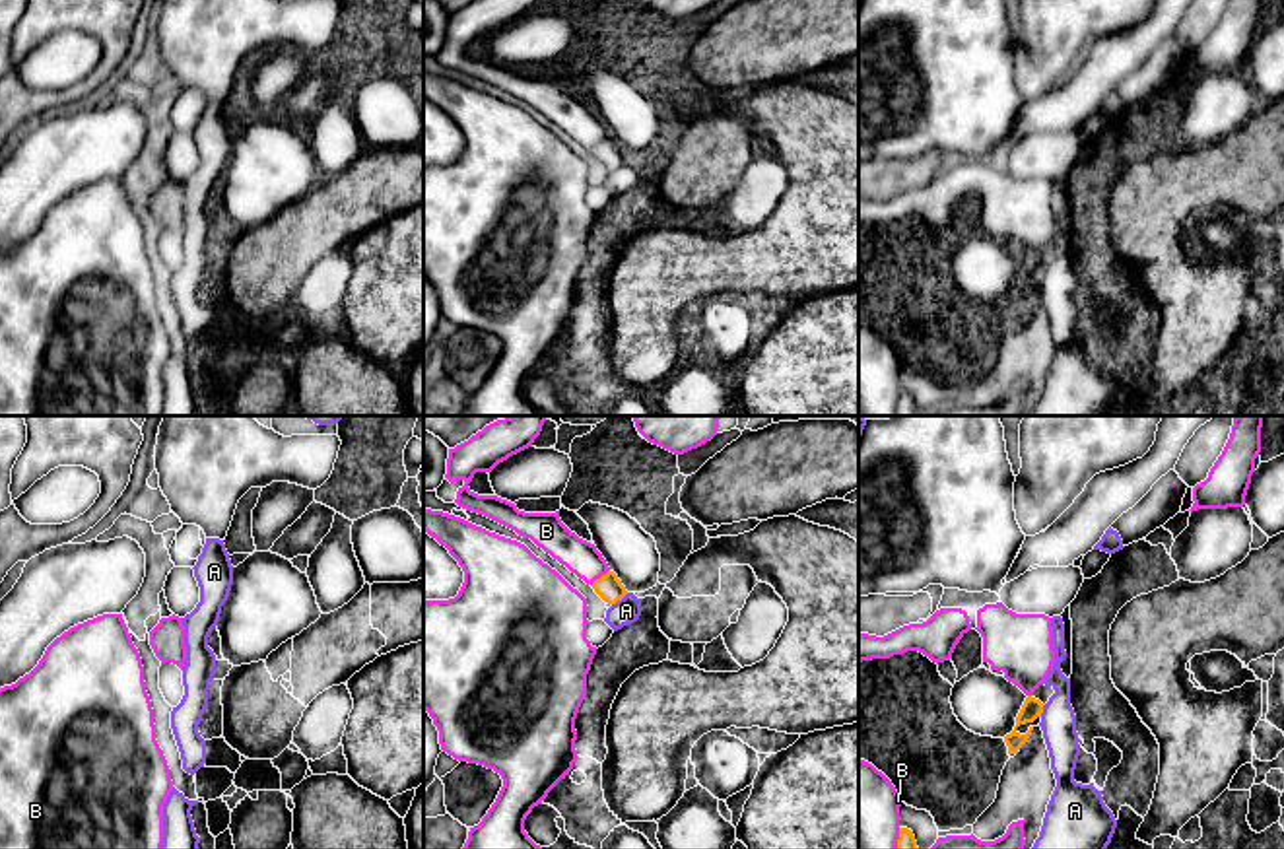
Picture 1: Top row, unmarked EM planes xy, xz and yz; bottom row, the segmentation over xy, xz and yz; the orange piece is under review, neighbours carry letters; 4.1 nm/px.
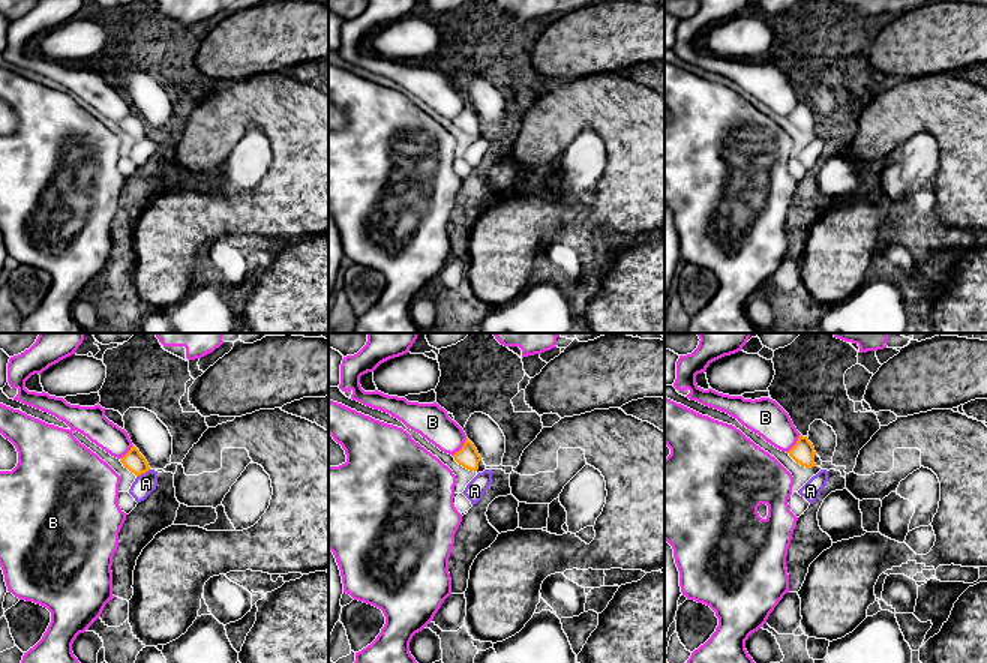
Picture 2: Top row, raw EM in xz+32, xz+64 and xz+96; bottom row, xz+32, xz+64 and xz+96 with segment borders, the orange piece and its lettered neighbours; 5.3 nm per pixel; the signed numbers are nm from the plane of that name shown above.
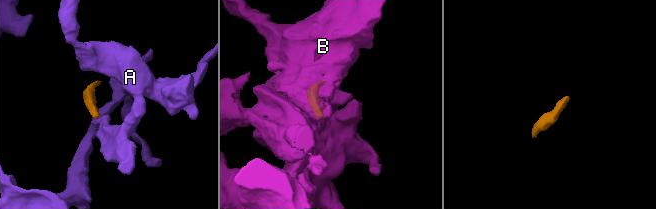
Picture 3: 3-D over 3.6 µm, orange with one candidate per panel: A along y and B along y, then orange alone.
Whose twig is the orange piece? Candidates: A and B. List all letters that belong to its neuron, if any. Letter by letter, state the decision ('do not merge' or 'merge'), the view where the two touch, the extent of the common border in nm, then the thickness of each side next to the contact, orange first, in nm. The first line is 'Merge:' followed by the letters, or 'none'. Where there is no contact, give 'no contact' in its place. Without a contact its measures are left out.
Merge: none
A: do not merge; contact in xz; length 90 nm; calibres 110 and 110 nm
B: do not merge; contact in xz; length 100 nm; calibres 110 and 140 nm

